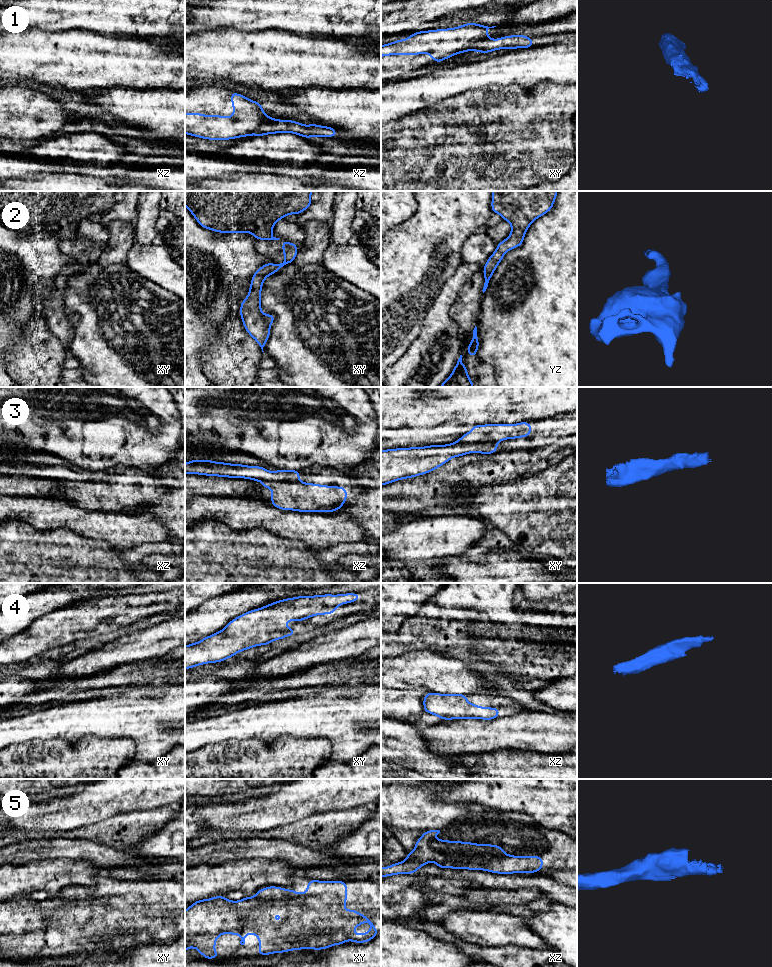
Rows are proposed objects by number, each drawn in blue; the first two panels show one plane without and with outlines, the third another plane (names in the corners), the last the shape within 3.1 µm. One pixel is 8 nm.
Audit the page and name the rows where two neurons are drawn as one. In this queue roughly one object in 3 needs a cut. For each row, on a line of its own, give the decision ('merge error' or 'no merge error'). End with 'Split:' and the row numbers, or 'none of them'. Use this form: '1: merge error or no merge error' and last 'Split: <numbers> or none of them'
1: no merge error
2: no merge error
3: no merge error
4: no merge error
5: no merge error
Split: none of them

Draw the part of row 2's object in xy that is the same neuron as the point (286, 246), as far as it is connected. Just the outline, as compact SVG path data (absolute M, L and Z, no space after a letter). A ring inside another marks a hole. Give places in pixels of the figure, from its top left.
M283 240L281 251L284 252L284 262L280 264L268 262L253 273L248 296L240 304L240 318L242 319L244 328L248 334L257 341L258 345L262 349L262 352L264 352L263 347L266 345L267 340L270 337L271 324L275 321L274 315L263 314L261 310L261 290L263 287L263 282L268 276L281 270L284 265L294 262L298 253L298 246L295 243L290 243L287 240Z

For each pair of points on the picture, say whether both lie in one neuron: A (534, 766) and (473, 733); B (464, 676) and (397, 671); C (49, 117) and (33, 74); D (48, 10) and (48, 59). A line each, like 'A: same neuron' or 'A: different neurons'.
A: different neurons
B: same neuron
C: different neurons
D: different neurons

